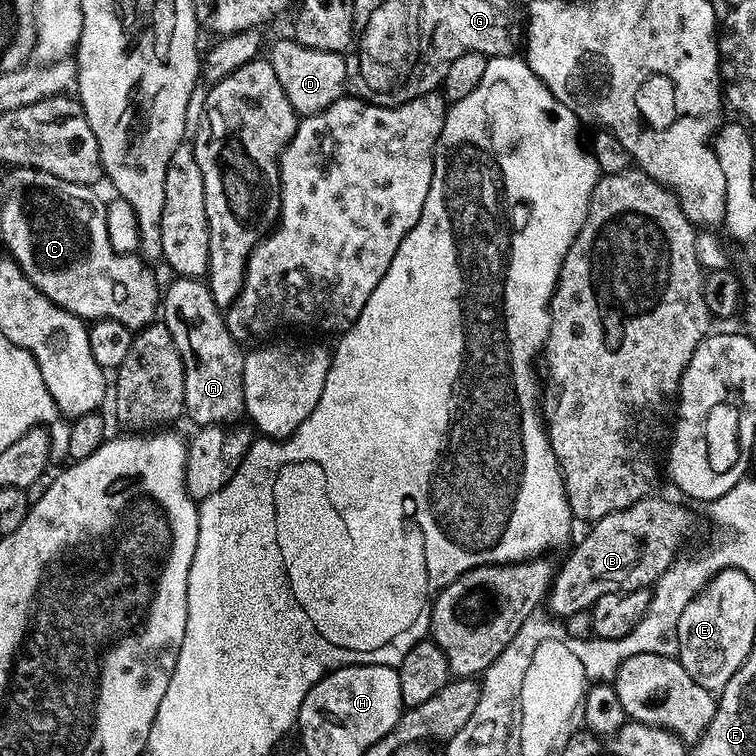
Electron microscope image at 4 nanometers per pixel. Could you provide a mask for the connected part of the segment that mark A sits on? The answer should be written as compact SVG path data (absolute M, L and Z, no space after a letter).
M176 276L169 282L168 288L162 292L162 323L170 330L170 334L174 338L174 346L178 346L178 354L182 354L182 366L184 367L184 410L187 419L193 420L193 425L203 426L205 424L223 424L231 426L245 415L244 410L244 358L245 353L240 352L241 345L230 334L228 322L225 313L216 305L214 298L210 294L207 283L203 279L194 276Z

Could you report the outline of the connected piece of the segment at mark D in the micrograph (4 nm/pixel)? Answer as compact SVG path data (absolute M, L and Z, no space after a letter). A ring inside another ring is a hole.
M288 38L288 40L278 41L273 46L272 53L267 53L266 59L274 66L274 75L277 76L282 90L286 90L286 98L290 98L290 106L301 117L318 114L345 95L344 83L348 80L348 64L341 53L330 50L312 50L310 46L299 44L295 38Z

